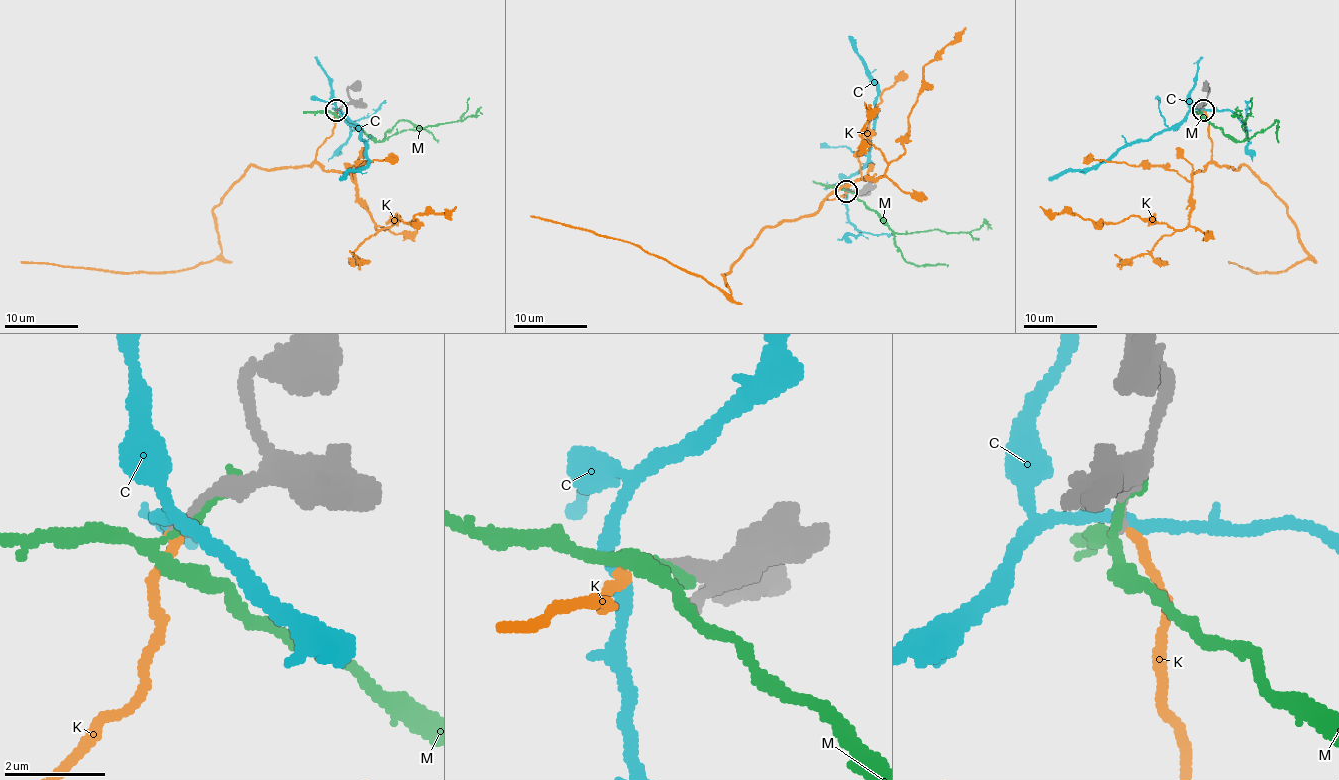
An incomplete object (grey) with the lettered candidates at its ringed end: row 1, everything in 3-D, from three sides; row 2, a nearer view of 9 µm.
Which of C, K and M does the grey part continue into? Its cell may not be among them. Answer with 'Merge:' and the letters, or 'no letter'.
Merge: K

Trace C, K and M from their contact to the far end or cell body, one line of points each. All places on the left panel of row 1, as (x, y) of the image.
C: (336, 109), (358, 129), (365, 142), (367, 160), (363, 168), (354, 170), (339, 181)
K: (338, 111), (308, 166), (251, 166), (212, 210), (218, 256), (190, 269), (124, 273), (21, 262)
M: (343, 105), (336, 113), (339, 116), (365, 135), (384, 140), (408, 129), (457, 122), (476, 113), (481, 114)

